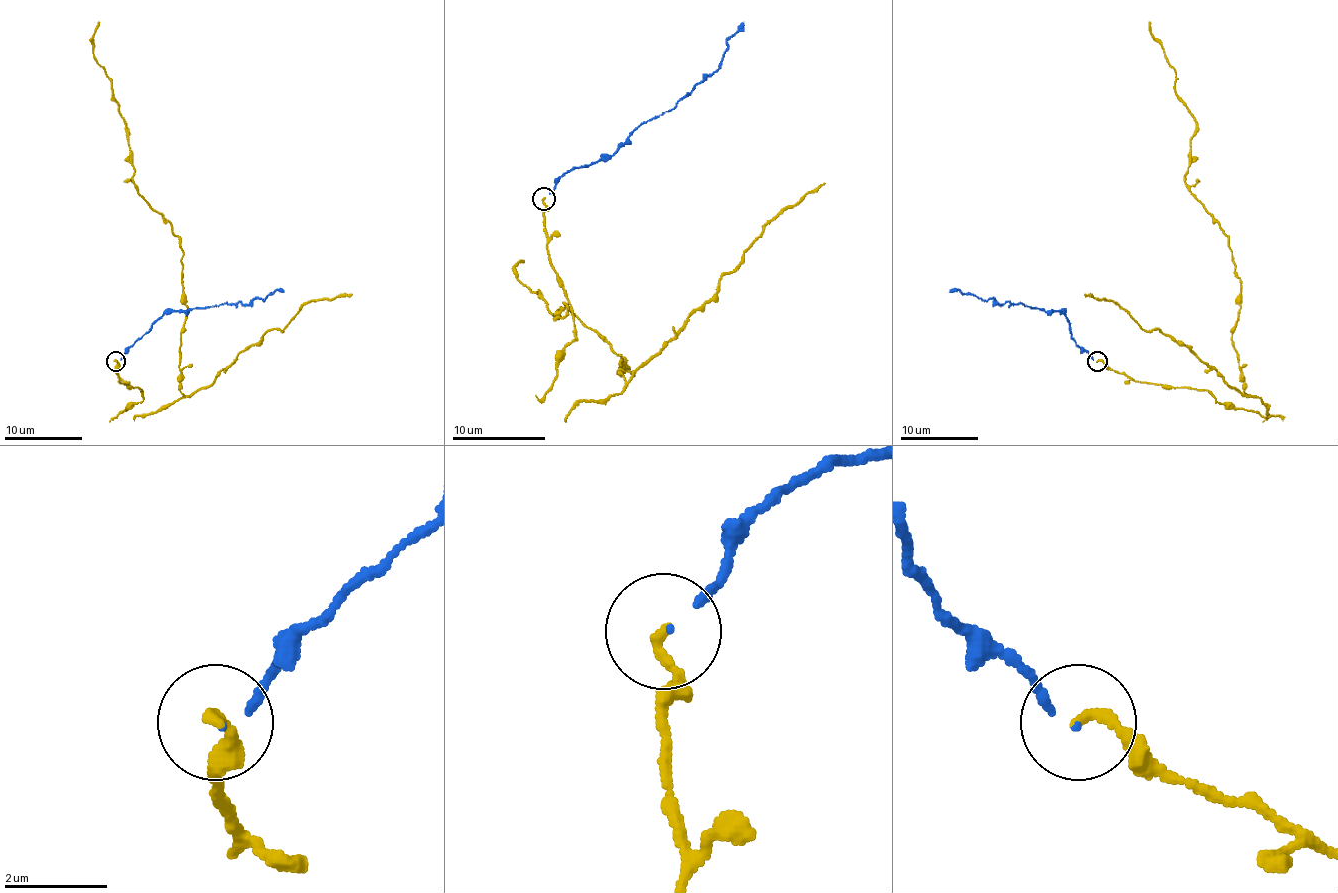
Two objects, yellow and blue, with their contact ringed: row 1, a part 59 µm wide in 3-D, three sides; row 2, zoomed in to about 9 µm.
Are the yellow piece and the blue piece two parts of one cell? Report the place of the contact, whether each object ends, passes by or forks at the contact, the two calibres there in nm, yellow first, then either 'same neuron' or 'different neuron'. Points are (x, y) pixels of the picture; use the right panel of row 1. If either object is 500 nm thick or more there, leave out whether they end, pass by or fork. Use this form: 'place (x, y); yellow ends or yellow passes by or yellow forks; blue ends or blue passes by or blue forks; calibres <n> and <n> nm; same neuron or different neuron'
place (1097, 361); yellow ends; blue ends; calibres 190 and 50 nm; same neuron

